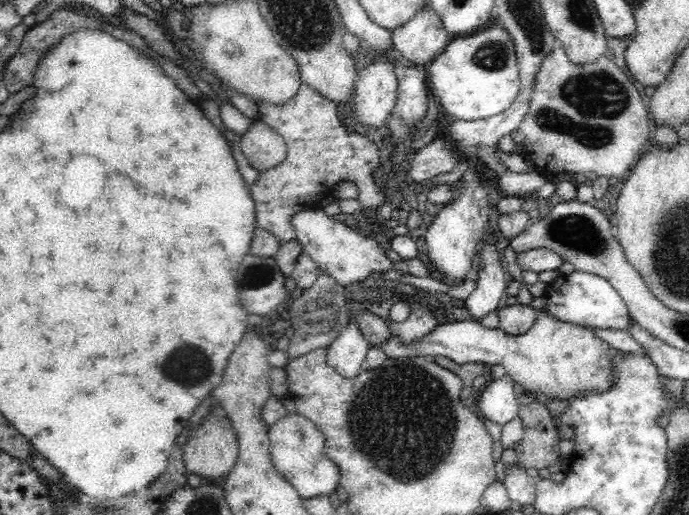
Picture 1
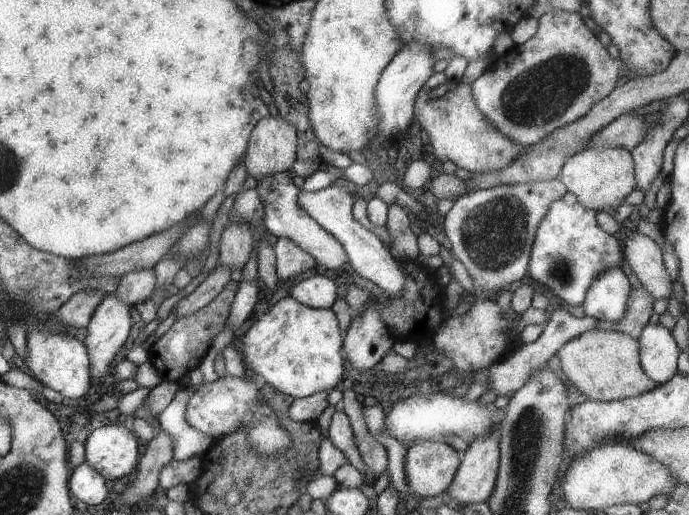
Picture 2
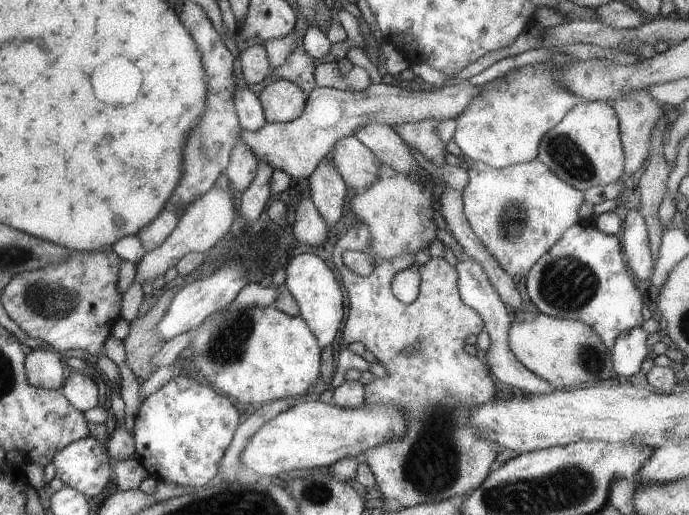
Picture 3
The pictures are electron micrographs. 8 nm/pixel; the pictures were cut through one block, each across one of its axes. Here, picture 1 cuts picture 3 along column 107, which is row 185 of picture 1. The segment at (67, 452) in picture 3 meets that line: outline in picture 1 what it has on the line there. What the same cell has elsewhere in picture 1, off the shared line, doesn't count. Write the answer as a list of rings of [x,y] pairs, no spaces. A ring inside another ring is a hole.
[[[478,168],[471,176],[464,175],[464,182],[455,182],[456,196],[450,204],[430,219],[426,232],[426,254],[430,260],[430,266],[436,268],[442,278],[446,280],[464,280],[470,273],[474,256],[478,253],[478,242],[488,226],[488,216],[493,211],[486,198],[486,179],[480,179]]]

